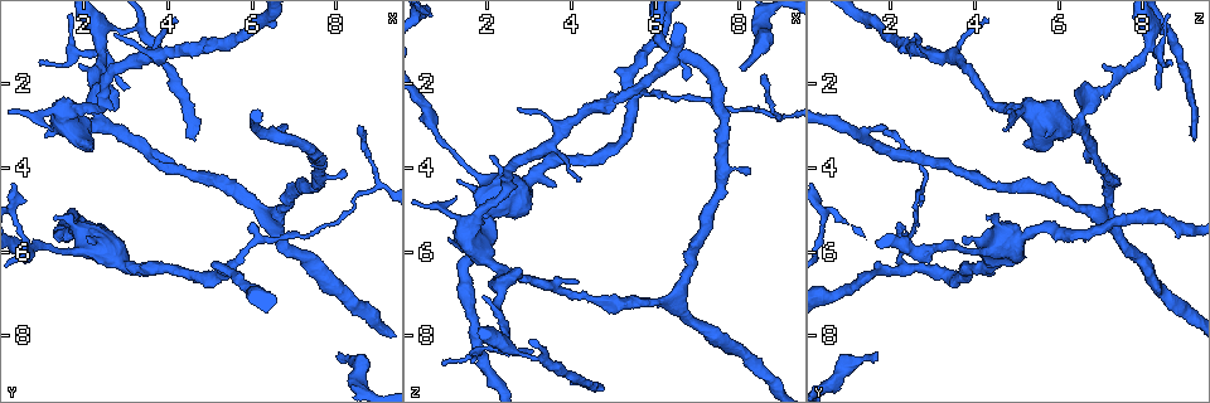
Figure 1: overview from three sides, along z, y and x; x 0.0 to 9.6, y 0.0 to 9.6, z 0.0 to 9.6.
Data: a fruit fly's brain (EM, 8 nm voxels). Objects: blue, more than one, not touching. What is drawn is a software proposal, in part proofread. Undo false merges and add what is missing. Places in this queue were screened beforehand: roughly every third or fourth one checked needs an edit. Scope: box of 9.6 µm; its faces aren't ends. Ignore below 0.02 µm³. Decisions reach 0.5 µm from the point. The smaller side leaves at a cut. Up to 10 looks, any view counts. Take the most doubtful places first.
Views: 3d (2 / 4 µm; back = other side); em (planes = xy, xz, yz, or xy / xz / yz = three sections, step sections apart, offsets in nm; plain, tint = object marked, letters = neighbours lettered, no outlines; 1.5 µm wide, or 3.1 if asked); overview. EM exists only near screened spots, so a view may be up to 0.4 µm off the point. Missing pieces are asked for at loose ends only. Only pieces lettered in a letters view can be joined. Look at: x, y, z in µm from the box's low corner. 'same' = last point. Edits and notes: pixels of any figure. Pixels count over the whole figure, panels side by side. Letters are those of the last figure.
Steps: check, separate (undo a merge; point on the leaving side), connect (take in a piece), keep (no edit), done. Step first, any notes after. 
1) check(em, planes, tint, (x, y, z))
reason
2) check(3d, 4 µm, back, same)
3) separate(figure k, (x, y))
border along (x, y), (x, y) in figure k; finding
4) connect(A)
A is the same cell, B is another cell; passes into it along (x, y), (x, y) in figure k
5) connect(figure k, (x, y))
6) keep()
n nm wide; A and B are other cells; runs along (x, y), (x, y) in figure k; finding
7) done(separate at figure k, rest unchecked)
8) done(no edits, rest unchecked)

check(3d, 2 µm, (8.00, 8.45, 1.55))
tapers out

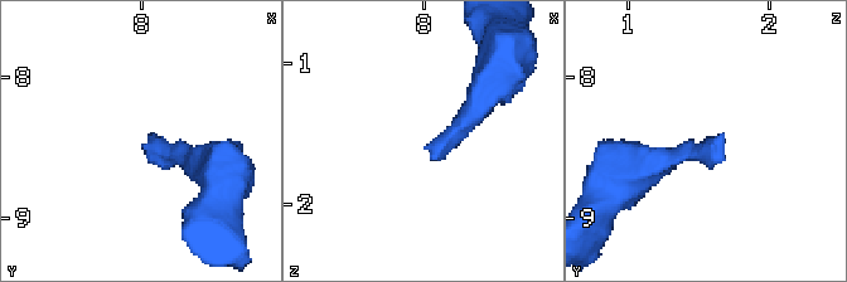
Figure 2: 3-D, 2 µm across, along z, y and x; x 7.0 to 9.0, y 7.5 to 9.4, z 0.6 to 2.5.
check(em, planes, tint, (7.98, 8.48, 1.62))
shape alone is not enough

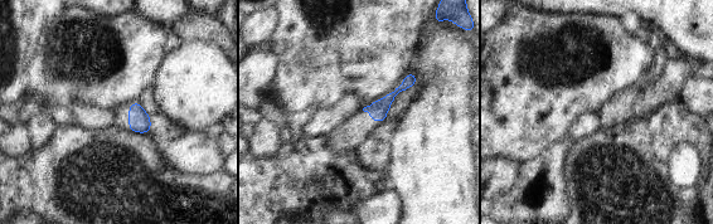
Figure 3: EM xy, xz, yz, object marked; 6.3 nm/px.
check(em, planes, letters, same)
what lies round it

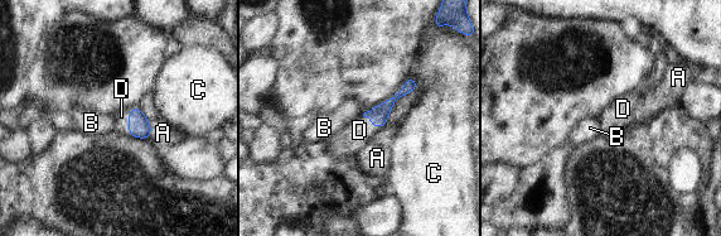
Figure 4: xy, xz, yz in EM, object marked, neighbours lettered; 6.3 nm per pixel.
connect(D)
D touches over 150 nm; D is the same cell, A, B and C are other cells; it goes on there

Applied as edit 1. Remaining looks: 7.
check(overview)

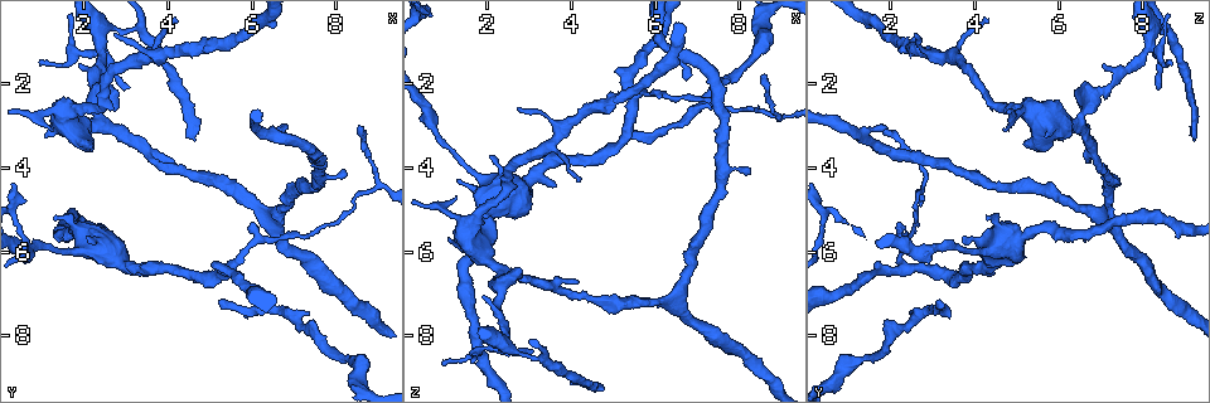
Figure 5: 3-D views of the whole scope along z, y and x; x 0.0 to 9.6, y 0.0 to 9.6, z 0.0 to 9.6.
check(3d, 4 µm, (3.30, 0.65, 8.50))
arms part here

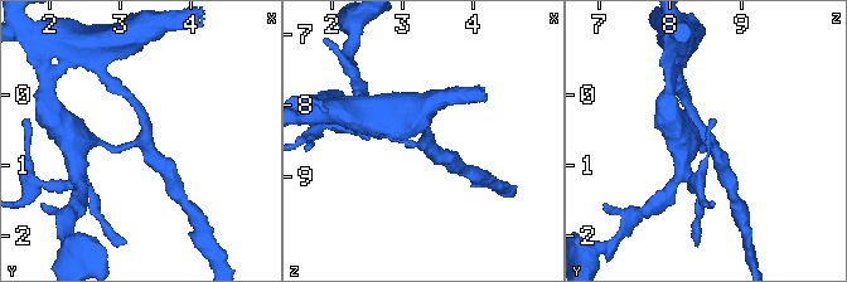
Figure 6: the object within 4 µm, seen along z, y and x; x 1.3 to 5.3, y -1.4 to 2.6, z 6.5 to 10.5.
check(em, planes, letters, (3.25, 0.70, 8.60))
3 arms; shape alone is not enough

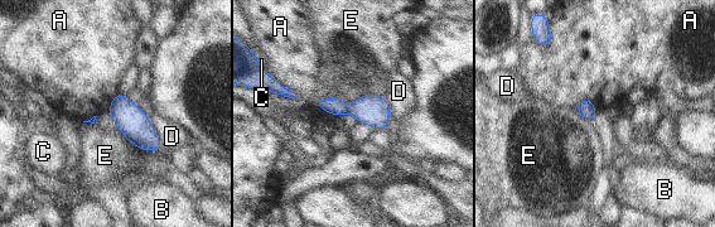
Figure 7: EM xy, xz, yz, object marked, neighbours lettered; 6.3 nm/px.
separate(figure 7, (372, 110))
110 nm wide; A, B, C, D and E are other cells; border along (348, 104), (346, 112) in figure 7; two neurons meet here

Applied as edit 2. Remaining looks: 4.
check(overview)

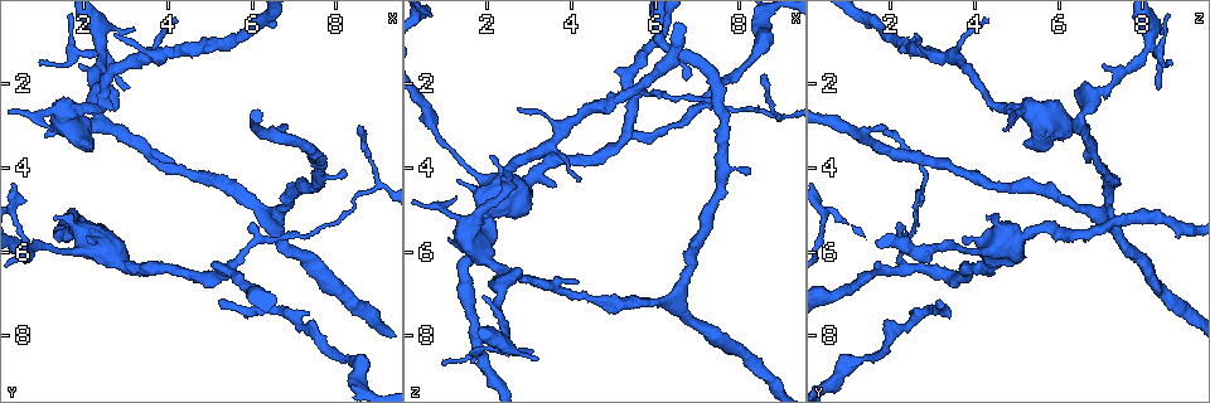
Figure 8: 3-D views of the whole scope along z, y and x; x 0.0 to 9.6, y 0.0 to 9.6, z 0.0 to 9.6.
check(3d, 4 µm, back, (2.00, 5.60, 3.75))

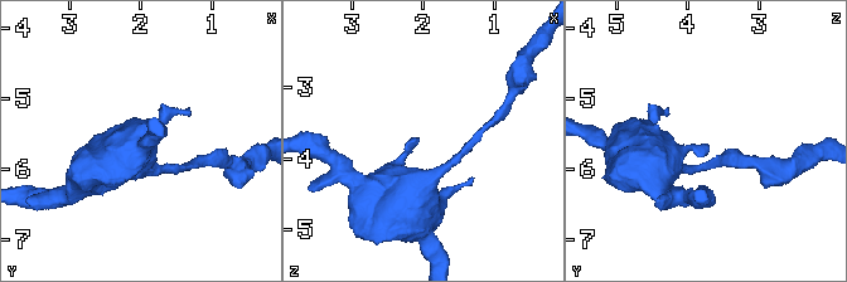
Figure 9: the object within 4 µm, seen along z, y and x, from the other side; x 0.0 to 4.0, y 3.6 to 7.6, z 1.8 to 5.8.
check(em, planes, letters, (2.00, 5.65, 3.75))
need the tissue

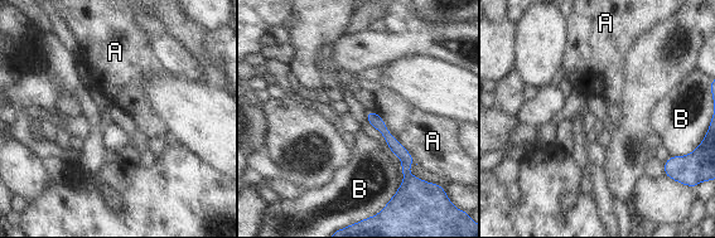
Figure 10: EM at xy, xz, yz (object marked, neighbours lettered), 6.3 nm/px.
keep()
A and B are other cells; runs along (368, 113), (405, 156), (406, 175) in figure 10; no lettered piece goes on from it

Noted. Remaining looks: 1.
done(connect at figure 4, separate at figure 7, rest unchecked)

